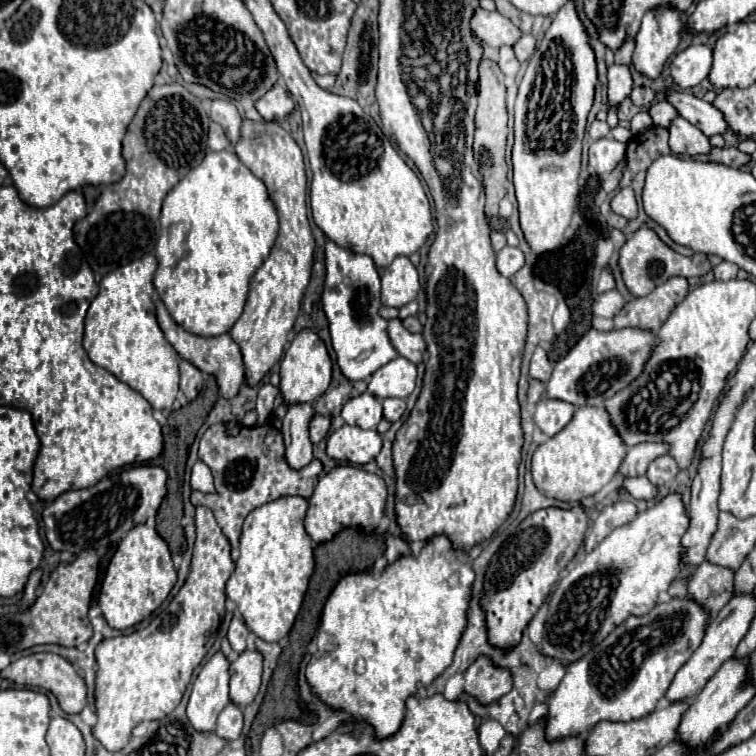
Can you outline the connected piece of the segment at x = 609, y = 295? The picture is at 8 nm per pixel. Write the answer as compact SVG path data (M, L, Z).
M609 290L595 296L593 314L603 316L603 318L613 318L623 306L625 306L625 298L617 290Z

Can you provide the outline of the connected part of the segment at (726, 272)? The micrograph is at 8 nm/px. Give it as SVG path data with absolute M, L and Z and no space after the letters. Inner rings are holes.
M721 262L719 266L713 268L715 280L733 280L737 276L737 272L739 272L739 268L733 262Z

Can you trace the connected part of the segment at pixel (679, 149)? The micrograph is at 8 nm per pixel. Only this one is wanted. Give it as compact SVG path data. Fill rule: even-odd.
M681 116L673 120L669 132L671 132L669 148L677 156L699 156L699 154L709 154L711 150L709 138L697 126L693 126Z

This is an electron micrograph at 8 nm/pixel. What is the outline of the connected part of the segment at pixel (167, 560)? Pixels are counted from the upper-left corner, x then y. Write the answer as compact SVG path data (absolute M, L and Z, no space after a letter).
M137 524L123 536L107 566L99 592L99 608L103 610L103 618L111 628L127 630L147 618L155 608L159 608L175 582L177 570L173 568L171 552L165 540L153 528Z

